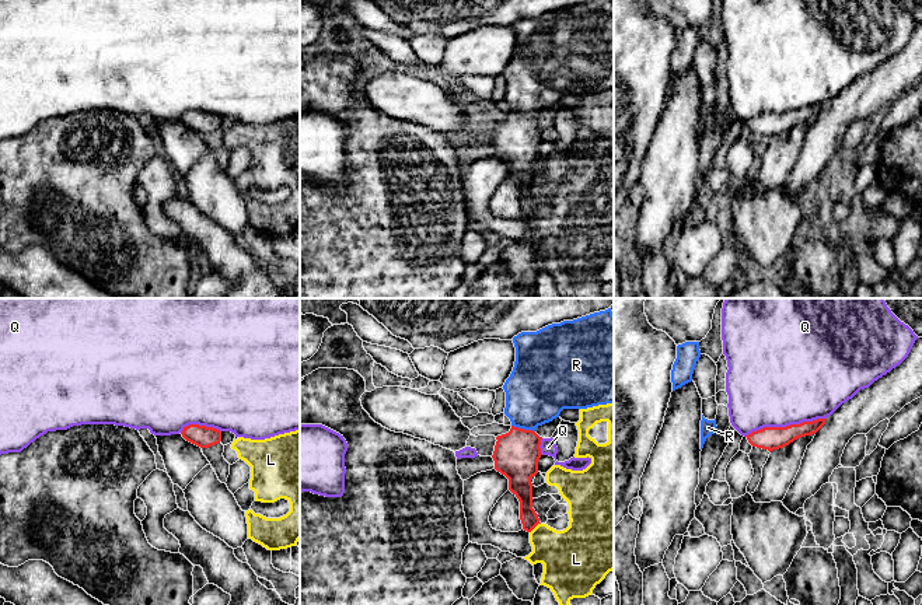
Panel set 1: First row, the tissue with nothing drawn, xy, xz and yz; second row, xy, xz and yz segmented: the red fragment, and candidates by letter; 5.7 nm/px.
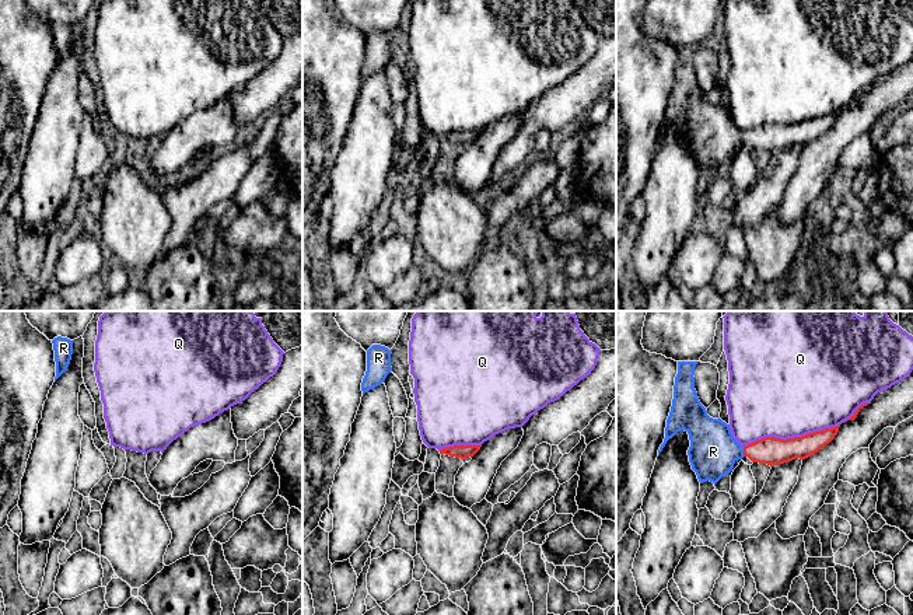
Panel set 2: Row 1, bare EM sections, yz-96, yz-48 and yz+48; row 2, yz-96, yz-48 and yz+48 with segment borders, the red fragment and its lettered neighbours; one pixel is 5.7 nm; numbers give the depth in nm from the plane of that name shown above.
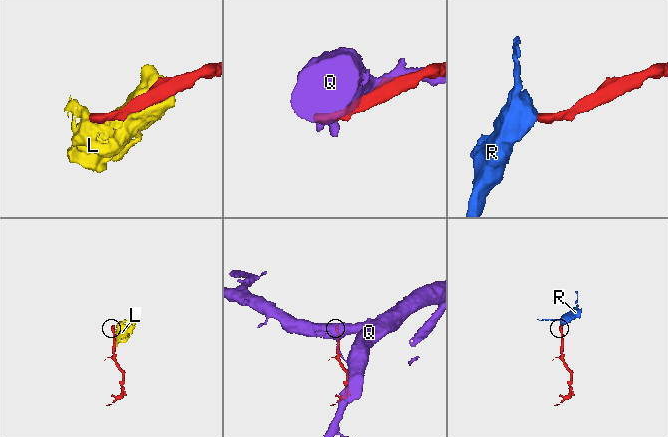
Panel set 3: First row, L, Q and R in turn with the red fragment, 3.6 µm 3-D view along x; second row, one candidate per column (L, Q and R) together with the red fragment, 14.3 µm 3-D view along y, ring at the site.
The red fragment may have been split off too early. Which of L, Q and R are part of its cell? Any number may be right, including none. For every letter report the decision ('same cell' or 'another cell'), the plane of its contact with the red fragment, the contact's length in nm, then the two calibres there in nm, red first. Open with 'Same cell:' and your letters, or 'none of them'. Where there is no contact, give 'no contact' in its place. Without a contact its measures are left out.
Same cell: R
L: another cell | xz | 90 nm | 120/300 nm
Q: another cell | yz | 480 nm | 130/500 nm
R: same cell | xz | 140 nm | 260/360 nm

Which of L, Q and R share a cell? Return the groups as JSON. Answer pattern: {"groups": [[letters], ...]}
{"groups": [["L"], ["Q"], ["R"]]}

